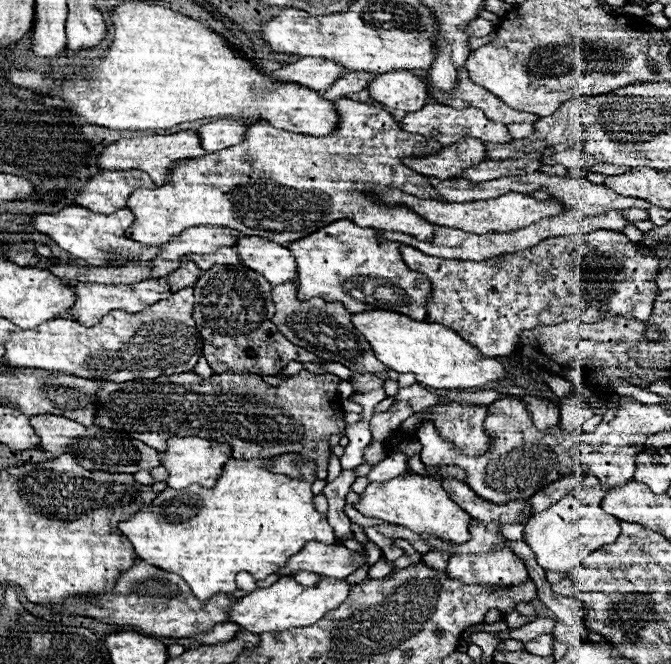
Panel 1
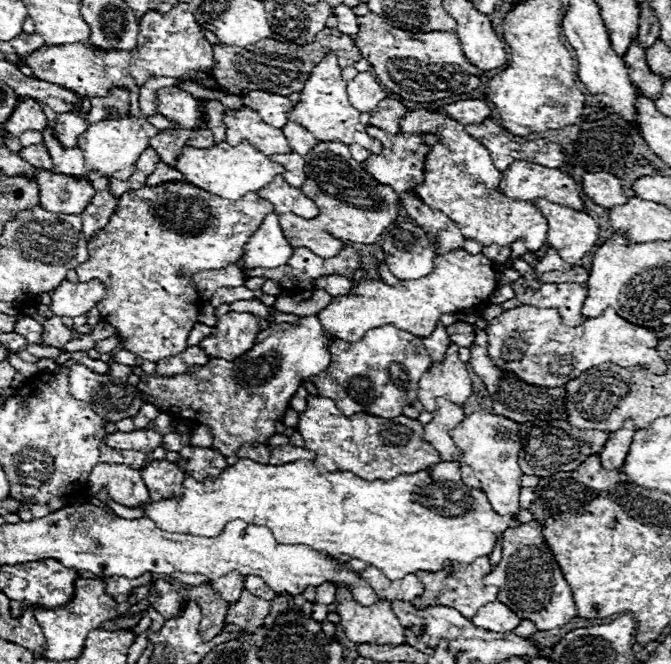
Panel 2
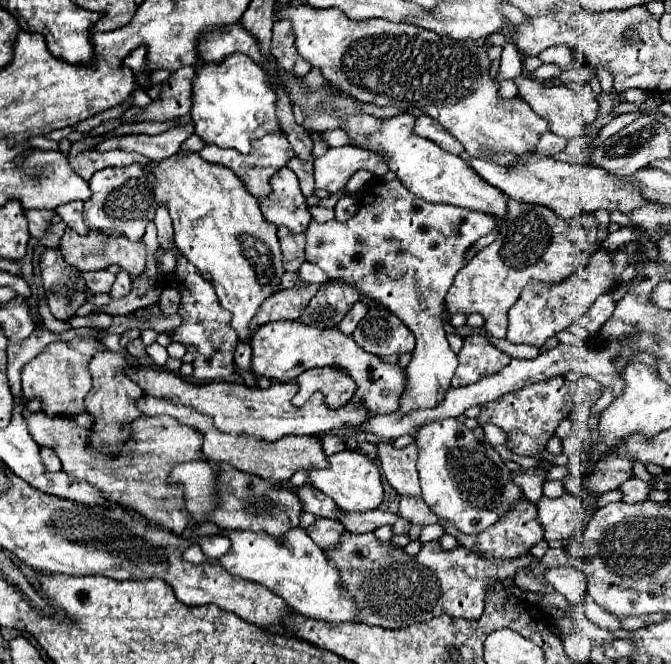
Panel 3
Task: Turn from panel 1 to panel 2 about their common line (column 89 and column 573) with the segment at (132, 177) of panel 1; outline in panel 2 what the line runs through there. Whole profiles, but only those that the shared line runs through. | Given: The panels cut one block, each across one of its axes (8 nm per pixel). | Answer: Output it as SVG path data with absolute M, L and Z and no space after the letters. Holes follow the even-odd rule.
M516 160L506 172L502 172L498 190L514 200L544 198L554 204L584 210L580 190L572 176L556 168L542 168L538 164L522 160Z

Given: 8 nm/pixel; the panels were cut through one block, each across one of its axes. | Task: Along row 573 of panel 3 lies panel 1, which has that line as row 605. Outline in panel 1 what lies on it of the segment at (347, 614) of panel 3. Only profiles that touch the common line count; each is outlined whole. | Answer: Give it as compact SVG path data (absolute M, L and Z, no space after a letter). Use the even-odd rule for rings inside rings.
M284 576L270 588L258 588L242 598L236 598L236 602L232 602L232 606L228 610L228 618L230 618L230 622L240 624L244 630L248 630L252 634L312 626L326 612L338 608L348 598L350 588L352 588L352 584L346 580L322 578L322 582L318 586L302 586L292 576Z

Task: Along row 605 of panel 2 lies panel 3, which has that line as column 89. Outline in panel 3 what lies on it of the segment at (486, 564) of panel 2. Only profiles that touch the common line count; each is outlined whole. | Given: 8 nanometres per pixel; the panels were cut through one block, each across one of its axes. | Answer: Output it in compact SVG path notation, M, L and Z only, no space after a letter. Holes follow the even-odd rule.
M24 410L24 418L28 422L28 432L32 434L38 446L48 446L56 452L62 462L62 470L72 474L80 482L88 482L102 496L114 504L124 508L132 508L140 512L148 522L158 524L174 534L182 534L188 526L188 514L184 522L184 506L182 506L182 490L180 486L166 486L166 474L170 466L176 462L188 460L204 460L200 446L202 434L192 430L190 426L178 424L168 416L140 416L130 422L130 438L122 444L122 452L106 454L90 444L90 434L94 426L92 414L84 412L74 418L50 418L44 412L30 414Z

